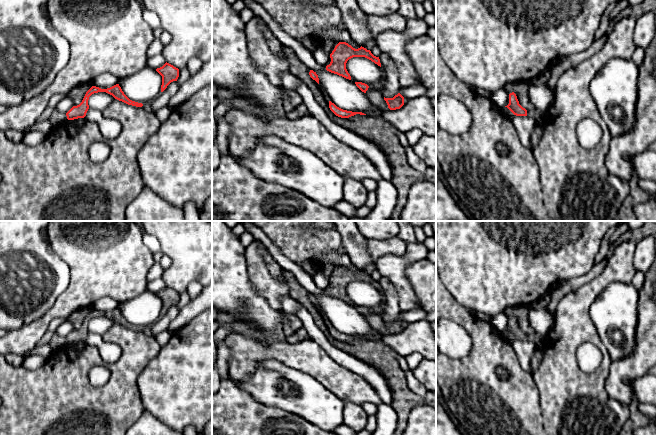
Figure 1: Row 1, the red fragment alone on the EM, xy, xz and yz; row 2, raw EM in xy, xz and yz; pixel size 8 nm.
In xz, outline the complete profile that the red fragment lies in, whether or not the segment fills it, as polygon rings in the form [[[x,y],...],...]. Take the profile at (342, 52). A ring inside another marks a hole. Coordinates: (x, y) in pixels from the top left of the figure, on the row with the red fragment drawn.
[[[339,42],[330,54],[331,62],[326,66],[326,70],[351,80],[351,76],[346,69],[346,63],[353,57],[365,57],[381,67],[379,57],[374,56],[370,50],[362,46],[355,49],[346,42]]]

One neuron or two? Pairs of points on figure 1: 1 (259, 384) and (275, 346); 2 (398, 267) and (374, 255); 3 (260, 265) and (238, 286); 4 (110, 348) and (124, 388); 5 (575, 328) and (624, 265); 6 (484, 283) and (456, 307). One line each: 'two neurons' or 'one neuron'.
1: two neurons
2: two neurons
3: two neurons
4: two neurons
5: one neuron
6: two neurons

